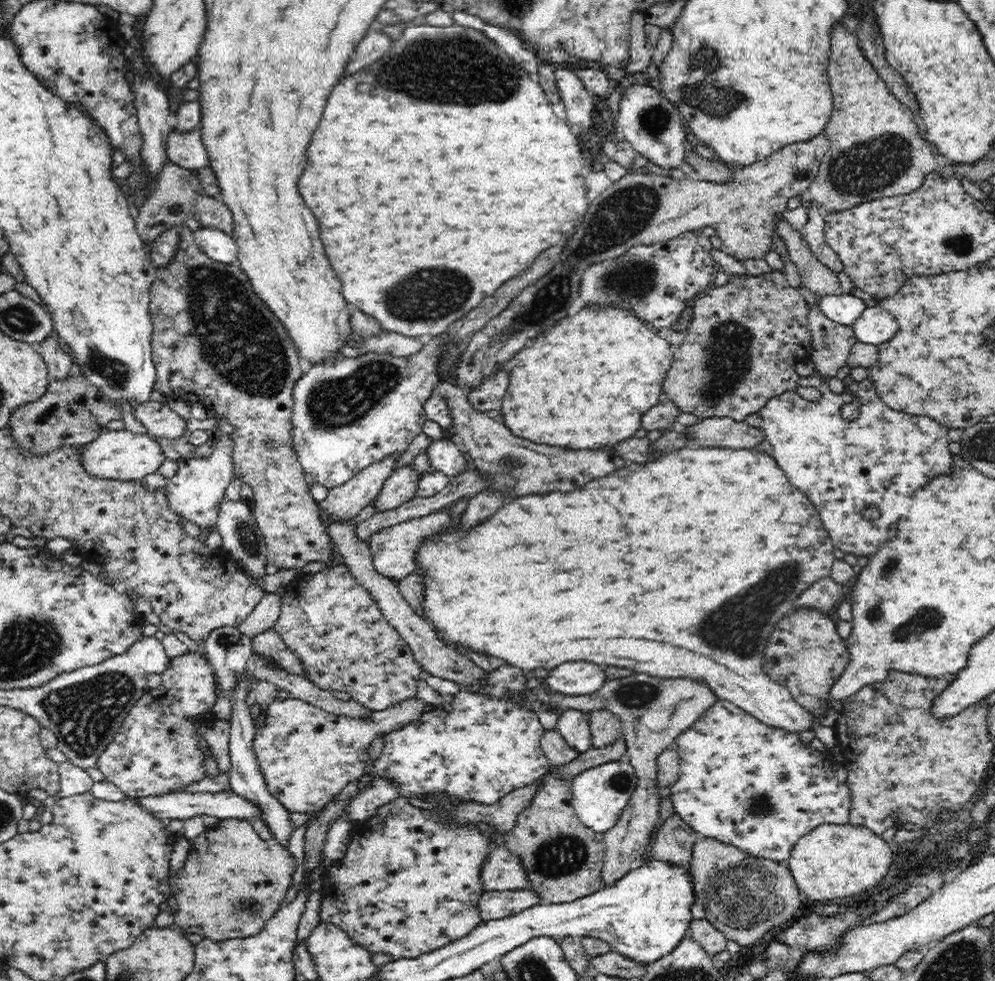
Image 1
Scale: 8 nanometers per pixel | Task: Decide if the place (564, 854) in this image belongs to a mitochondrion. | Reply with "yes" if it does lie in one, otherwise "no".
yes

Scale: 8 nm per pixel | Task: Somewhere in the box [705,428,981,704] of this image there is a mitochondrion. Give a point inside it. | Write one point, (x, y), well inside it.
(925, 619)

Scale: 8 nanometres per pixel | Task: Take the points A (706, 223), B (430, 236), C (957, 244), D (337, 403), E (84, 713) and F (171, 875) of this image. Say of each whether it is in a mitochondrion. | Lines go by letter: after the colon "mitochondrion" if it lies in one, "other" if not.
A: other
B: other
C: mitochondrion
D: mitochondrion
E: mitochondrion
F: other

